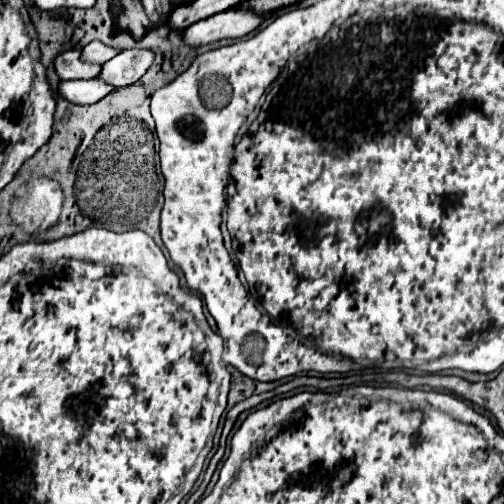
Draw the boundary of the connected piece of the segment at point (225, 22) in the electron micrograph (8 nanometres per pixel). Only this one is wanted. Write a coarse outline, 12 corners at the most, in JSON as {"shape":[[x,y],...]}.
{"shape":[[225,10],[183,32],[189,46],[205,46],[253,32],[265,16]]}

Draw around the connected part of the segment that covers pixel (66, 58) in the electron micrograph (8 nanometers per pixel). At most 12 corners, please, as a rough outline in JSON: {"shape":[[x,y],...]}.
{"shape":[[79,50],[55,56],[59,80],[95,78],[99,64],[83,64]]}

